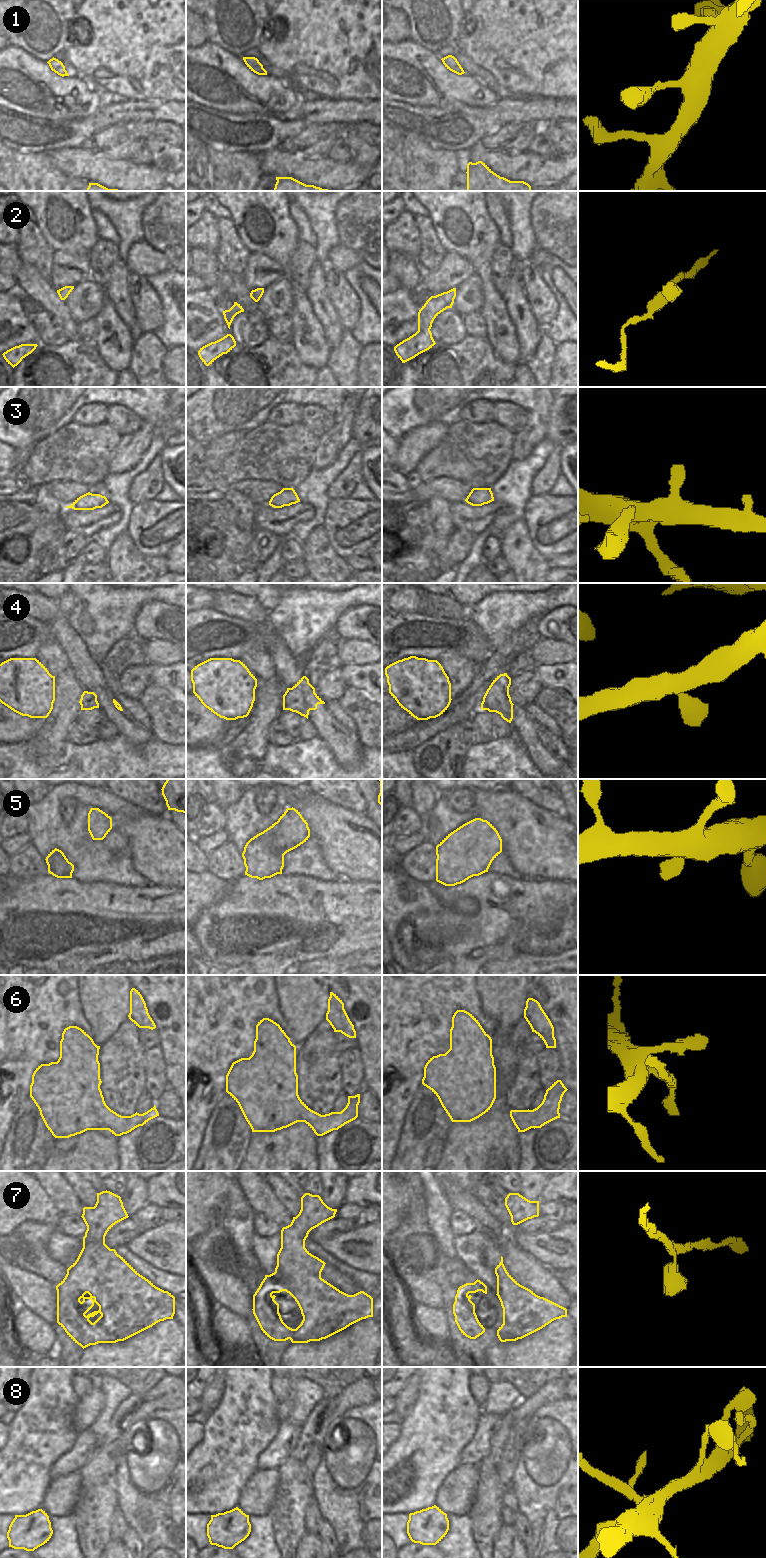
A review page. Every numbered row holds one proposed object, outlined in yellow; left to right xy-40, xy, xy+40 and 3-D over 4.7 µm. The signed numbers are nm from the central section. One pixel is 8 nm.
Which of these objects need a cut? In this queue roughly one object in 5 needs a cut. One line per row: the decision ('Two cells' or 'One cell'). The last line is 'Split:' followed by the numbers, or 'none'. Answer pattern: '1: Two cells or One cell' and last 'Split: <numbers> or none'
1: One cell
2: One cell
3: One cell
4: One cell
5: One cell
6: One cell
7: One cell
8: One cell
Split: none

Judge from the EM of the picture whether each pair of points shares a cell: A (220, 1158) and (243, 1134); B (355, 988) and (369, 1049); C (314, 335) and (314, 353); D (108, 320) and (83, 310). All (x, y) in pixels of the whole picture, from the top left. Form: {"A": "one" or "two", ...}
{"A": "one", "B": "one", "C": "one", "D": "two"}

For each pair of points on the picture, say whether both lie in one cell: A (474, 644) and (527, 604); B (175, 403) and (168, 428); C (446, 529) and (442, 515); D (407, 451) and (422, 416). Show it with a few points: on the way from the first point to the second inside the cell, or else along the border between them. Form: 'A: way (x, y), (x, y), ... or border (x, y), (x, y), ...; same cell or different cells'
A: border (469, 619), (480, 629), (492, 652); different cells
B: way (175, 409), (174, 422); same cell
C: way (443, 526), (442, 518); same cell
D: border (441, 421), (432, 421), (412, 427), (399, 439); different cells

